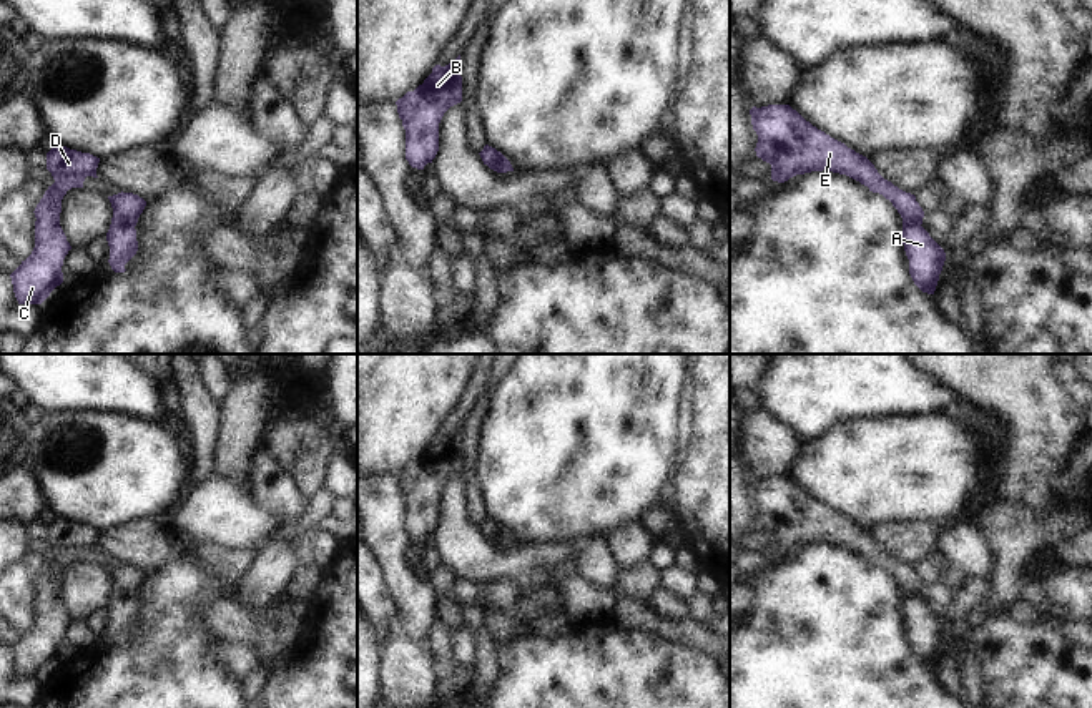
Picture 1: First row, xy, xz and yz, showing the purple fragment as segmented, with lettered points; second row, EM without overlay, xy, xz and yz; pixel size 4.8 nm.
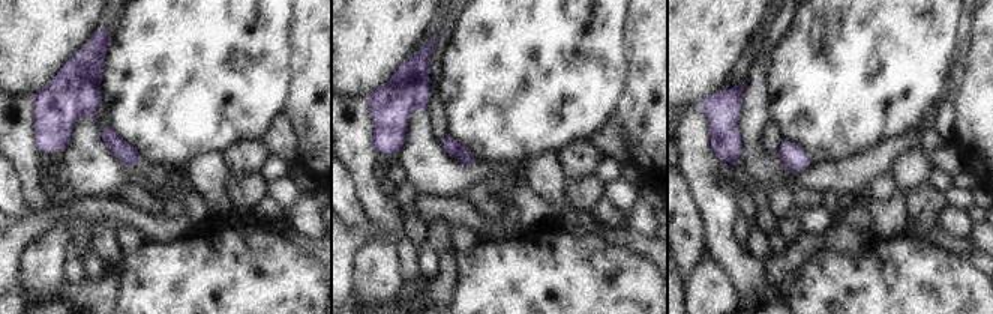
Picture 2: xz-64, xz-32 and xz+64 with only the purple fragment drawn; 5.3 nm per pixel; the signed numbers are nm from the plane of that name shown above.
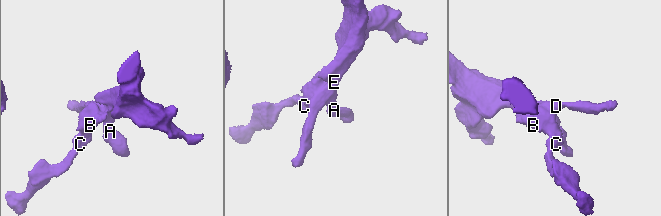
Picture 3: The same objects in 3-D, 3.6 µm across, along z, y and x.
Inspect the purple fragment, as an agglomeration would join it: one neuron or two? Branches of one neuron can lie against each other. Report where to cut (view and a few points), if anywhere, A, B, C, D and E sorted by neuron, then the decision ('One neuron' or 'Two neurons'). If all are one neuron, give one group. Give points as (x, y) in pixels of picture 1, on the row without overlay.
No split. Groups: A B C D E. One neuron.

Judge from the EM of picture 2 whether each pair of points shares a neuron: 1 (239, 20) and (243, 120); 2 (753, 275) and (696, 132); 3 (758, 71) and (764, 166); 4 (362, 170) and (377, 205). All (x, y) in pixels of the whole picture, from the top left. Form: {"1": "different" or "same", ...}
{"1": "same", "2": "same", "3": "same", "4": "same"}

